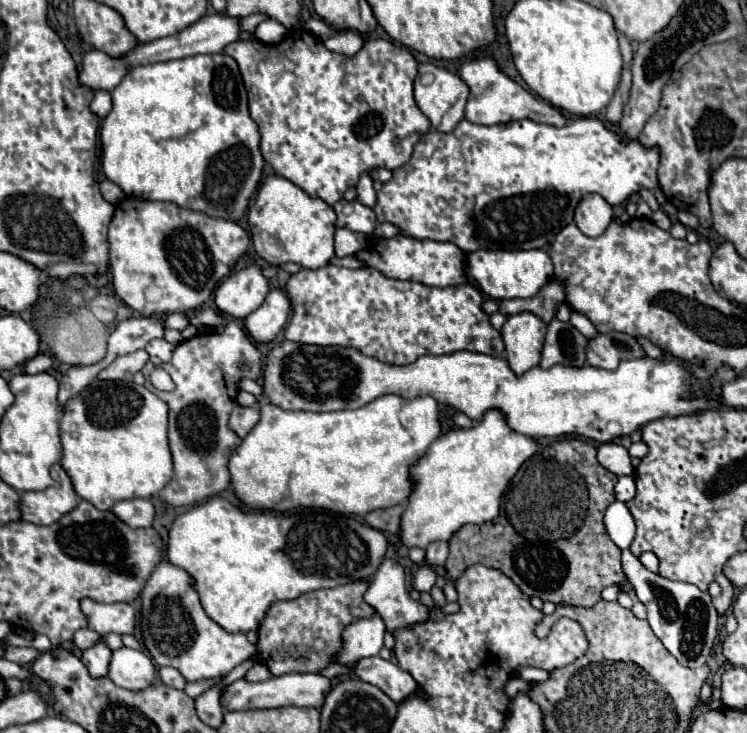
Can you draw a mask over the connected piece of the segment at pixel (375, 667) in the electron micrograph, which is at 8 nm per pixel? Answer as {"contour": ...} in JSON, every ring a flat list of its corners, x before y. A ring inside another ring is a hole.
{"contour":[[379,655,359,659,353,665,353,671,361,681,379,687,395,703,401,703,401,699,405,699,405,695,409,695,409,691,417,687,417,683,413,683,413,679,409,679,409,675,401,671,401,667,397,667,393,661,381,659]]}

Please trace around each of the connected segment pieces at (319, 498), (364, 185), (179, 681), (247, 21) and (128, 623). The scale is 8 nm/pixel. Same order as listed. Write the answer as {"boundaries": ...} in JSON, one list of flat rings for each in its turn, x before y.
{"boundaries":[[[251,379,240,381,239,387,249,391,259,401,259,423,249,431,247,439,233,451,229,461,231,483,237,497,253,509,289,511,295,507,319,507,337,513,367,515,375,509,407,503,415,483,411,479,411,465,415,465,429,445,441,435,441,405,433,397,403,399,401,395,381,395,373,403,333,413,309,413,309,411,285,411,273,405,263,393,261,385]],[[363,173,359,177,357,183,357,201,363,203,365,207,373,207,375,205,375,189,373,189,373,179,369,177,369,173]],[[161,667,161,669,159,669,159,679,161,679,165,685,177,687,177,689,185,689,185,685,187,685,185,677,183,677,177,669,173,669,173,667]],[[253,13,253,15,245,17,245,19,241,19,241,27,245,27,245,35,241,35,241,39,251,39,251,33,255,31,255,27,265,19,267,19,265,13]],[[84,598,80,607,89,621,89,629,99,635,131,635,135,629,135,611,129,603,97,603]]]}

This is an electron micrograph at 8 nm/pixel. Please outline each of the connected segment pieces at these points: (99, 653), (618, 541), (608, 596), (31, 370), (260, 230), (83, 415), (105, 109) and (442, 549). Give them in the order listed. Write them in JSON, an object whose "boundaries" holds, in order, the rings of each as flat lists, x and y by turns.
{"boundaries":[[[101,641,95,647,83,651,83,665,87,667,89,675,95,679,103,679,107,677,107,667,111,661,111,651,109,647]],[[613,501,605,511,605,527,619,549,627,549,635,537,635,521,623,501]],[[625,580,624,586,623,584,617,584,605,587,601,593,601,599,603,599,603,601,615,601,619,593,623,591,629,592,630,590,633,590,633,587,629,581]],[[37,355,33,359,29,359,25,365,23,365,23,373,27,375,35,375,35,373,41,373,41,371,47,371,51,367,51,359,47,355]],[[269,175,261,181,257,197,247,211,247,221,253,233,253,247,267,263,281,265,293,261,305,269,319,269,335,255,335,211,325,201,305,195,303,189,281,175]],[[95,379,79,395,71,397,61,417,61,447,61,467,71,477,77,495,103,511,111,509,121,499,153,497,173,477,173,461,167,443,167,403,133,381]],[[97,91,91,105,89,105,91,113,95,113,99,119,105,119,107,113,111,111,111,99,109,99,109,93,107,91]],[[435,541,425,551,427,551,427,555,425,555,427,565,433,565,433,567,435,565,445,565,447,555,449,555,449,543,447,541]]]}

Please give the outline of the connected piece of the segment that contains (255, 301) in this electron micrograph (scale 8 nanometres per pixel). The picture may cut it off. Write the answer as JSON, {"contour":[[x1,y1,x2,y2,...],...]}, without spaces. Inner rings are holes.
{"contour":[[253,263,237,273,231,273,215,289,215,303,223,315,245,319,253,313,269,293,269,281,261,265]]}

